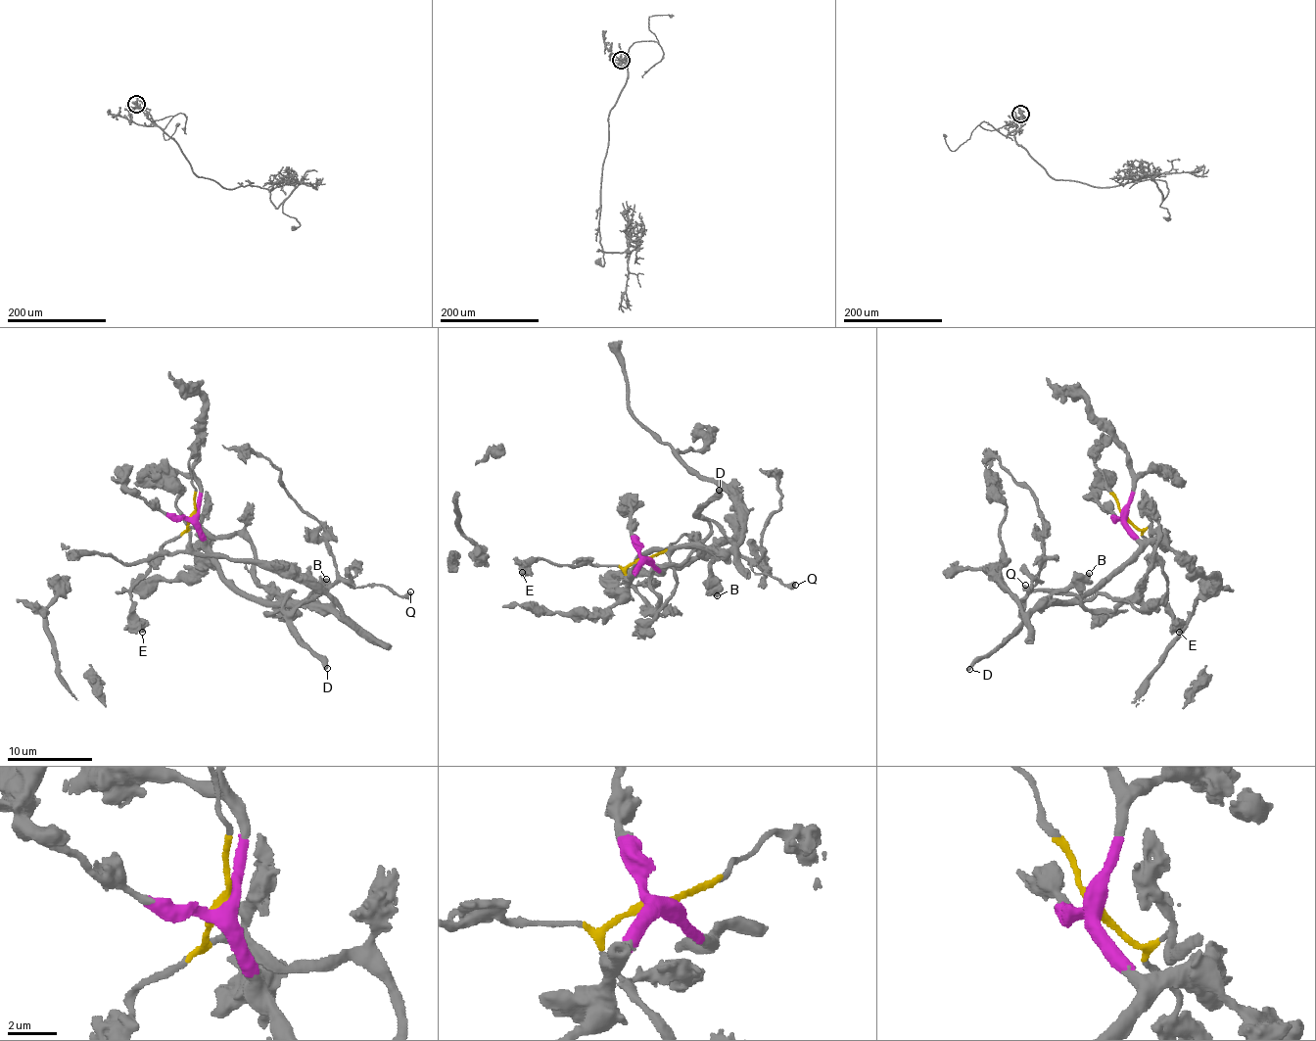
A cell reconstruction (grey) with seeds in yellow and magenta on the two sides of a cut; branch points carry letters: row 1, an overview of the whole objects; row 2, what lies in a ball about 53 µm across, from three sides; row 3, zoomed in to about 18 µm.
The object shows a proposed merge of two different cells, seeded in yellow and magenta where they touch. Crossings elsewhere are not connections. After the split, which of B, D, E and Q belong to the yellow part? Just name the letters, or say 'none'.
D, E, Q

